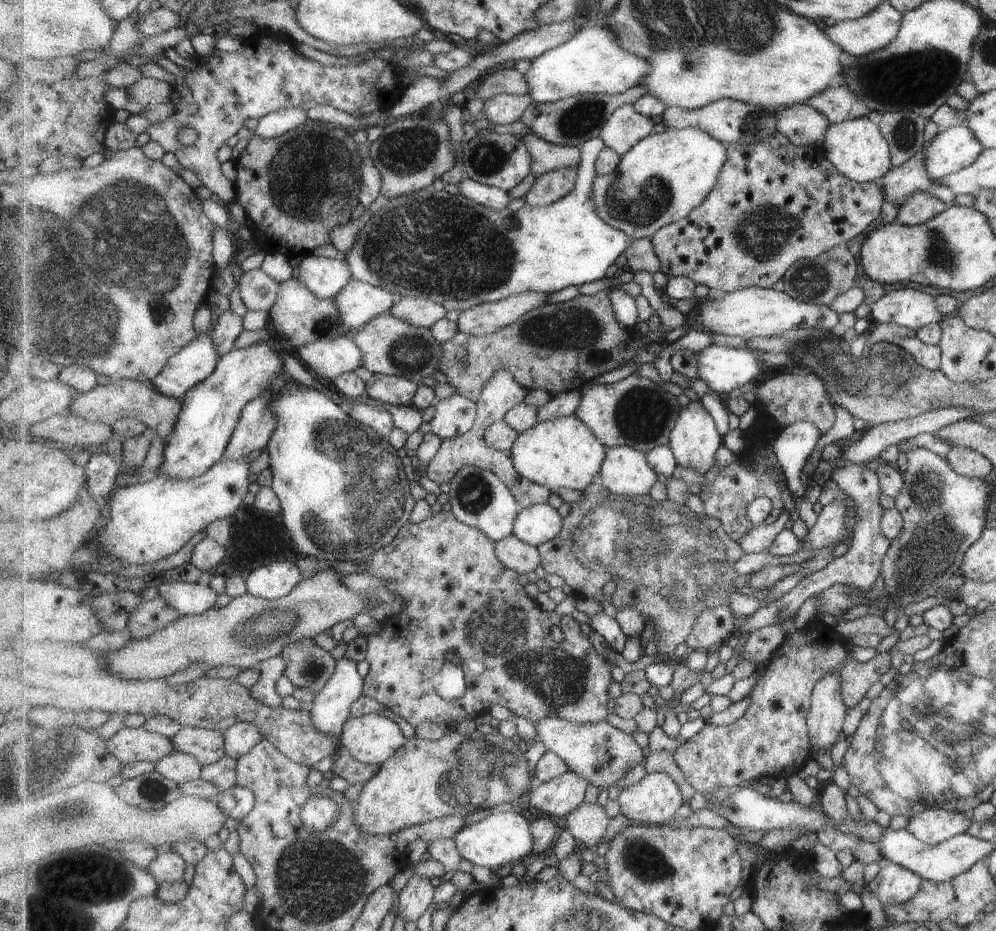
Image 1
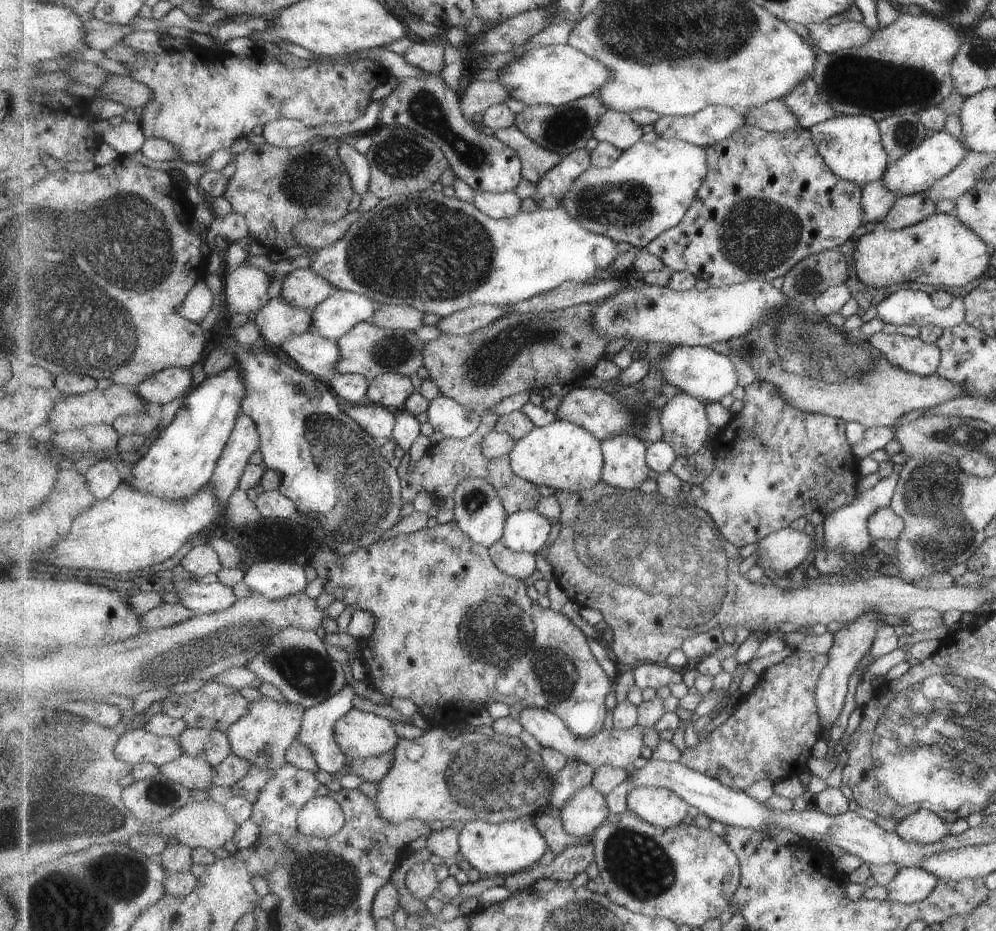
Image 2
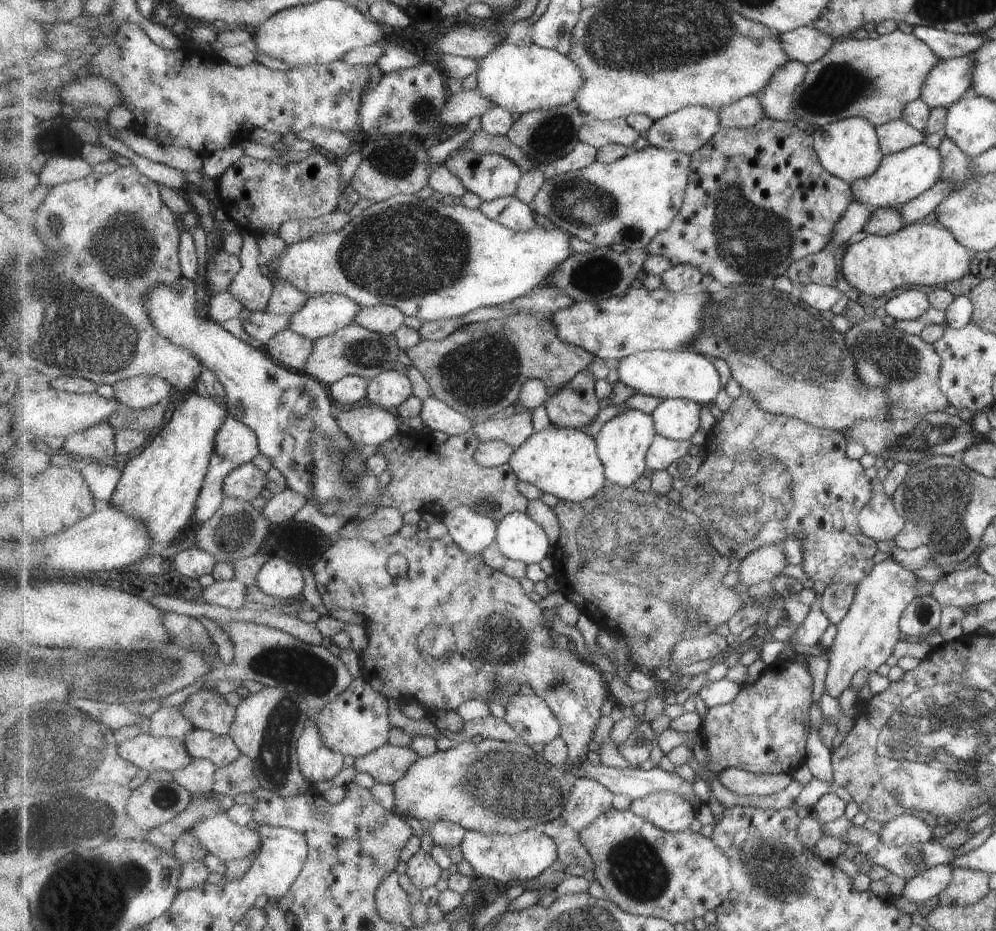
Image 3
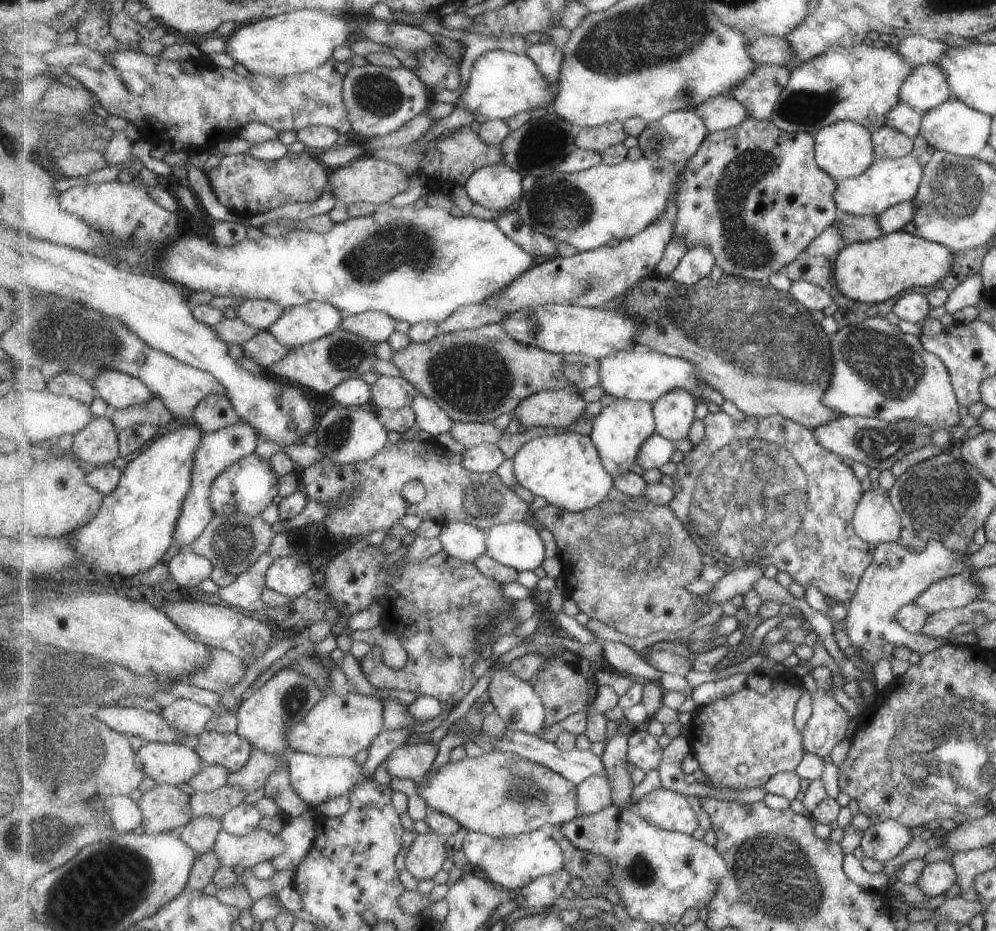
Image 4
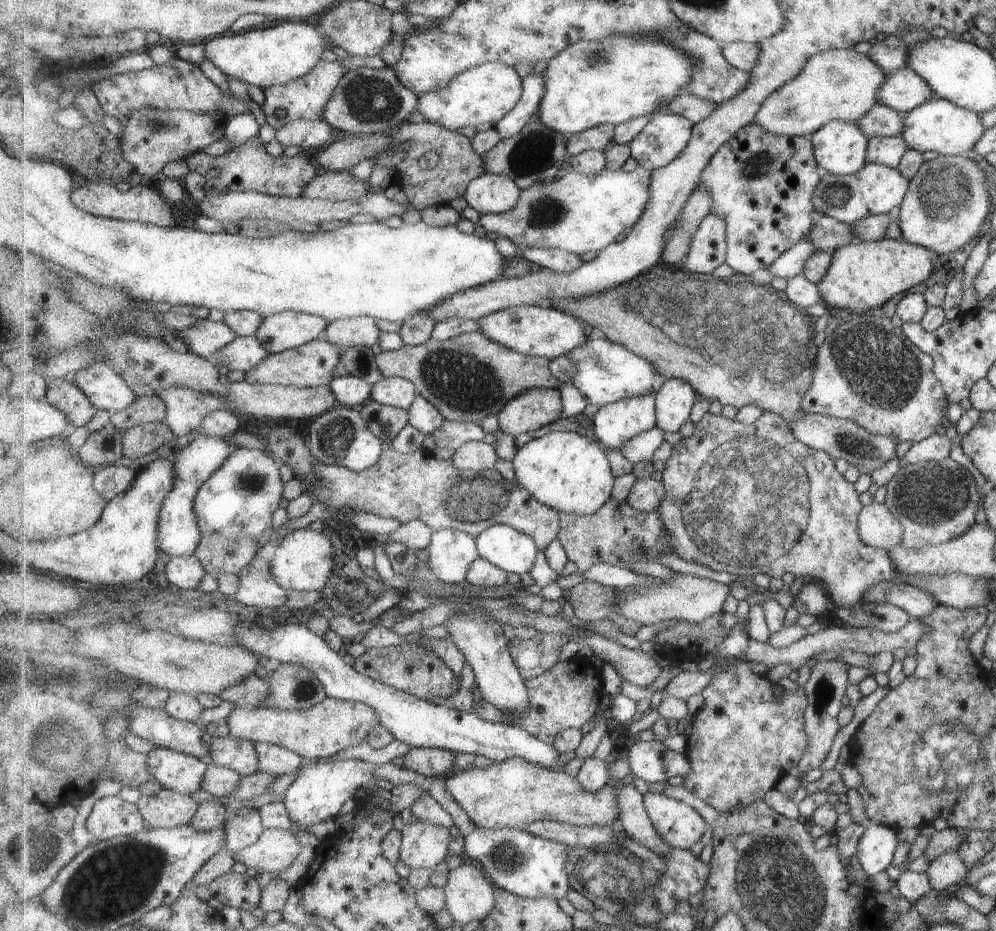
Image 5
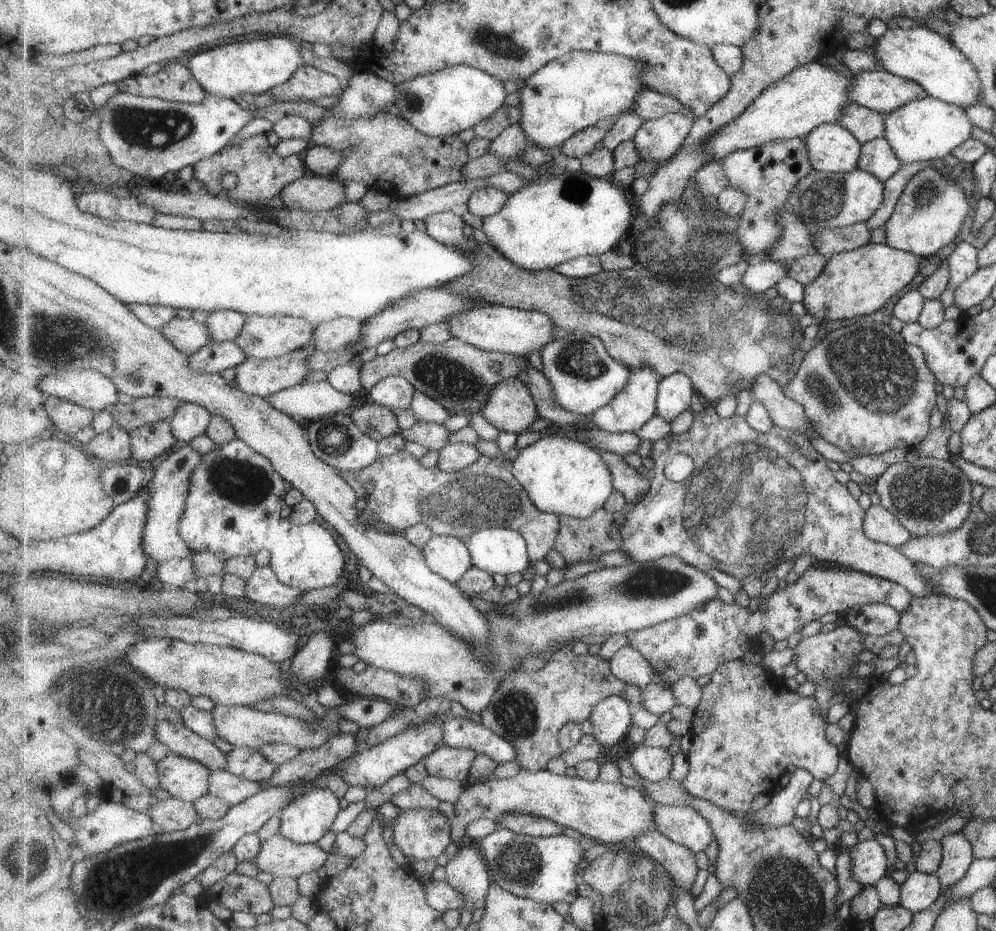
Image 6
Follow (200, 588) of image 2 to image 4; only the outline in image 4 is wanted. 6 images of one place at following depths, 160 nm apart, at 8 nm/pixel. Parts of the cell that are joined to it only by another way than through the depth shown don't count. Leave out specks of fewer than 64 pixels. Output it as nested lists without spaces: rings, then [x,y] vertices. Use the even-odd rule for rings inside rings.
[[[269,550],[265,551],[232,585],[221,587],[218,596],[237,609],[265,611],[268,604],[262,599],[262,594],[268,588],[266,574],[275,559]]]

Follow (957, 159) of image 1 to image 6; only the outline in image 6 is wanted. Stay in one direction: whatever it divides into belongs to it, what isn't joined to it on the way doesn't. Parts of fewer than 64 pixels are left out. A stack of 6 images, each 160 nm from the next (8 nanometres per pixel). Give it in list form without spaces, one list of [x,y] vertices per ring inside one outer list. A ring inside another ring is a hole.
[[[813,167],[791,191],[785,210],[804,223],[821,229],[863,223],[881,204],[884,188],[877,177],[859,168],[846,173],[824,173]]]

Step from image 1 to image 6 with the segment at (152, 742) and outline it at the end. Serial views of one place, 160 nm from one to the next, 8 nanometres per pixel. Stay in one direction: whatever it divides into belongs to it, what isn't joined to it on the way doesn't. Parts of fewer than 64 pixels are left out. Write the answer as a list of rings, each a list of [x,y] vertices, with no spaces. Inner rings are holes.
[[[175,754],[158,762],[162,788],[173,797],[194,803],[210,792],[212,771],[202,762]]]

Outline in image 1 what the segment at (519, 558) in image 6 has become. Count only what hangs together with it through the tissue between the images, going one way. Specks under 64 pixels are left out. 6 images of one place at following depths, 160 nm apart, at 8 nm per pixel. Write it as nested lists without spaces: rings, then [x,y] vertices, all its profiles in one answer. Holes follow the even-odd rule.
[[[547,504],[524,508],[516,518],[514,535],[524,543],[538,547],[553,540],[564,528],[559,510]]]

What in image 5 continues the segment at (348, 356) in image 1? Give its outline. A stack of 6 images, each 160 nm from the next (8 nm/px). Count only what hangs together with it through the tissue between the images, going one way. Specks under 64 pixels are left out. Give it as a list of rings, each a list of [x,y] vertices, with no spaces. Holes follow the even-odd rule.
[[[255,335],[237,337],[216,352],[219,363],[229,370],[246,370],[260,364],[270,352]]]

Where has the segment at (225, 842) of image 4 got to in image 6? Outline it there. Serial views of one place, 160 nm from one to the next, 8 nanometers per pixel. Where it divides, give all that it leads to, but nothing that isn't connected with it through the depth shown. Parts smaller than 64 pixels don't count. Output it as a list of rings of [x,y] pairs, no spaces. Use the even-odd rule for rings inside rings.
[[[277,833],[262,844],[255,862],[261,871],[276,877],[295,877],[315,872],[325,866],[329,852],[321,850],[317,843],[299,844]]]

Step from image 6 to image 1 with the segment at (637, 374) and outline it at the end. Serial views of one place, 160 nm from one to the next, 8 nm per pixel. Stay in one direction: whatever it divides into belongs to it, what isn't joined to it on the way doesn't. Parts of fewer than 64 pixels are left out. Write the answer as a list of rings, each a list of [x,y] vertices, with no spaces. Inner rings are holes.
[[[627,445],[610,447],[607,450],[602,472],[599,474],[604,486],[618,495],[649,495],[651,487],[657,482],[657,472],[648,461],[648,453]]]

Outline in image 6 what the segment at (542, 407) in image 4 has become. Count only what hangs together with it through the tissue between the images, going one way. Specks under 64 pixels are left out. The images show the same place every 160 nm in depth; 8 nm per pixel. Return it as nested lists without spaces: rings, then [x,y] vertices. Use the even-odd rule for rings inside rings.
[[[519,377],[496,384],[481,415],[499,432],[517,434],[525,432],[539,418],[536,400]]]

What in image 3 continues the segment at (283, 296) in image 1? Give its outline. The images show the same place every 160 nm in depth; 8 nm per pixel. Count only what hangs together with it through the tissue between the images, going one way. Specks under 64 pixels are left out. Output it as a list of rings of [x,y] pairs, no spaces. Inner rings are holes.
[[[257,310],[246,321],[242,322],[247,334],[258,340],[262,347],[267,346],[271,338],[279,331],[287,329],[289,323],[290,315],[276,315]]]

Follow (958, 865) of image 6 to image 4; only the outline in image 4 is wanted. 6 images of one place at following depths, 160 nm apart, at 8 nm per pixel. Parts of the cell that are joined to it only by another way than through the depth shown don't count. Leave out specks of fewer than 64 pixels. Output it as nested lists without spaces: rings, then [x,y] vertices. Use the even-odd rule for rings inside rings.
[[[938,860],[923,865],[923,870],[915,885],[923,894],[933,897],[944,893],[956,882],[957,874],[951,862]]]

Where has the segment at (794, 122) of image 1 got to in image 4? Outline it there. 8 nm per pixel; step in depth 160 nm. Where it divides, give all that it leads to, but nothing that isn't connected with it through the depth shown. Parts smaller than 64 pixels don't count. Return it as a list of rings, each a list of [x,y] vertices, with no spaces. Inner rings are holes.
[[[725,94],[708,98],[695,110],[706,122],[709,134],[739,126],[749,116],[744,104]]]

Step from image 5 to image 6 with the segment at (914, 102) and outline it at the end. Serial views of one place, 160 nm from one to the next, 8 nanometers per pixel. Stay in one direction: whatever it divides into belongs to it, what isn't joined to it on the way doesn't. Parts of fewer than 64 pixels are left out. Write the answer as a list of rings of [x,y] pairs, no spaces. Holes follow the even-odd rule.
[[[877,68],[854,74],[846,97],[851,103],[886,115],[926,95],[926,90],[919,83]]]

